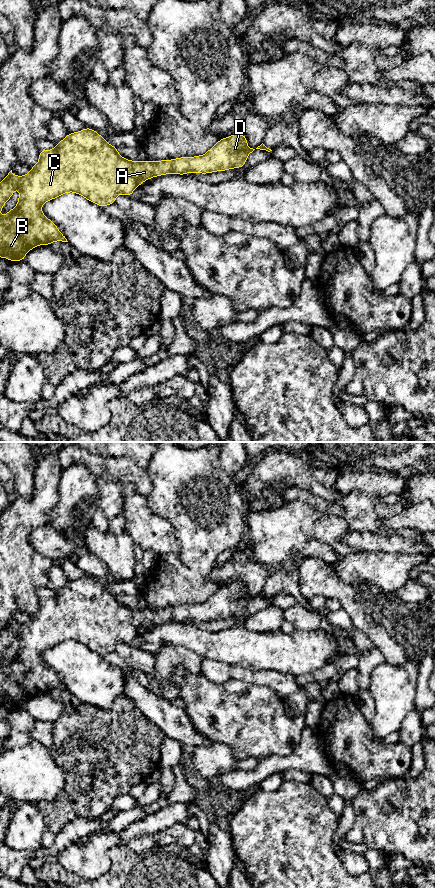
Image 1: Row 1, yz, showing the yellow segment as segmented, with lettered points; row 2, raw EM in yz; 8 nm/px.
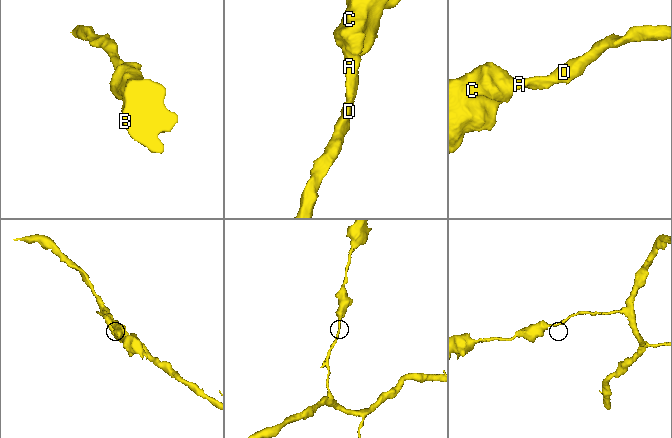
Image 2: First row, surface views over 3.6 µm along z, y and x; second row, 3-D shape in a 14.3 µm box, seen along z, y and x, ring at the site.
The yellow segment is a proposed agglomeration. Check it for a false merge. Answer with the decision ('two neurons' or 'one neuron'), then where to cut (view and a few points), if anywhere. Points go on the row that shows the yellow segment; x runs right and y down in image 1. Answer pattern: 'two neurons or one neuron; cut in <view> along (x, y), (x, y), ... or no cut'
one neuron; no cut

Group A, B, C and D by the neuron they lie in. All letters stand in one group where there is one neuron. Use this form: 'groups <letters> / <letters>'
groups A B C D

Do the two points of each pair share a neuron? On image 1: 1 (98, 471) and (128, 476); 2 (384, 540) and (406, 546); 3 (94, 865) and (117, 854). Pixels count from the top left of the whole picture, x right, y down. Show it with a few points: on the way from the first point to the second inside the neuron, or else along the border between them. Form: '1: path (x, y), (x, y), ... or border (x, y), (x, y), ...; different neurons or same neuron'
1: path (105, 471), (121, 471); same neuron
2: path (389, 542), (401, 544); same neuron
3: border (126, 843), (109, 849), (110, 867), (98, 877); different neurons

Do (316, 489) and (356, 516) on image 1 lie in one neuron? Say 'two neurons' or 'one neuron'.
one neuron

